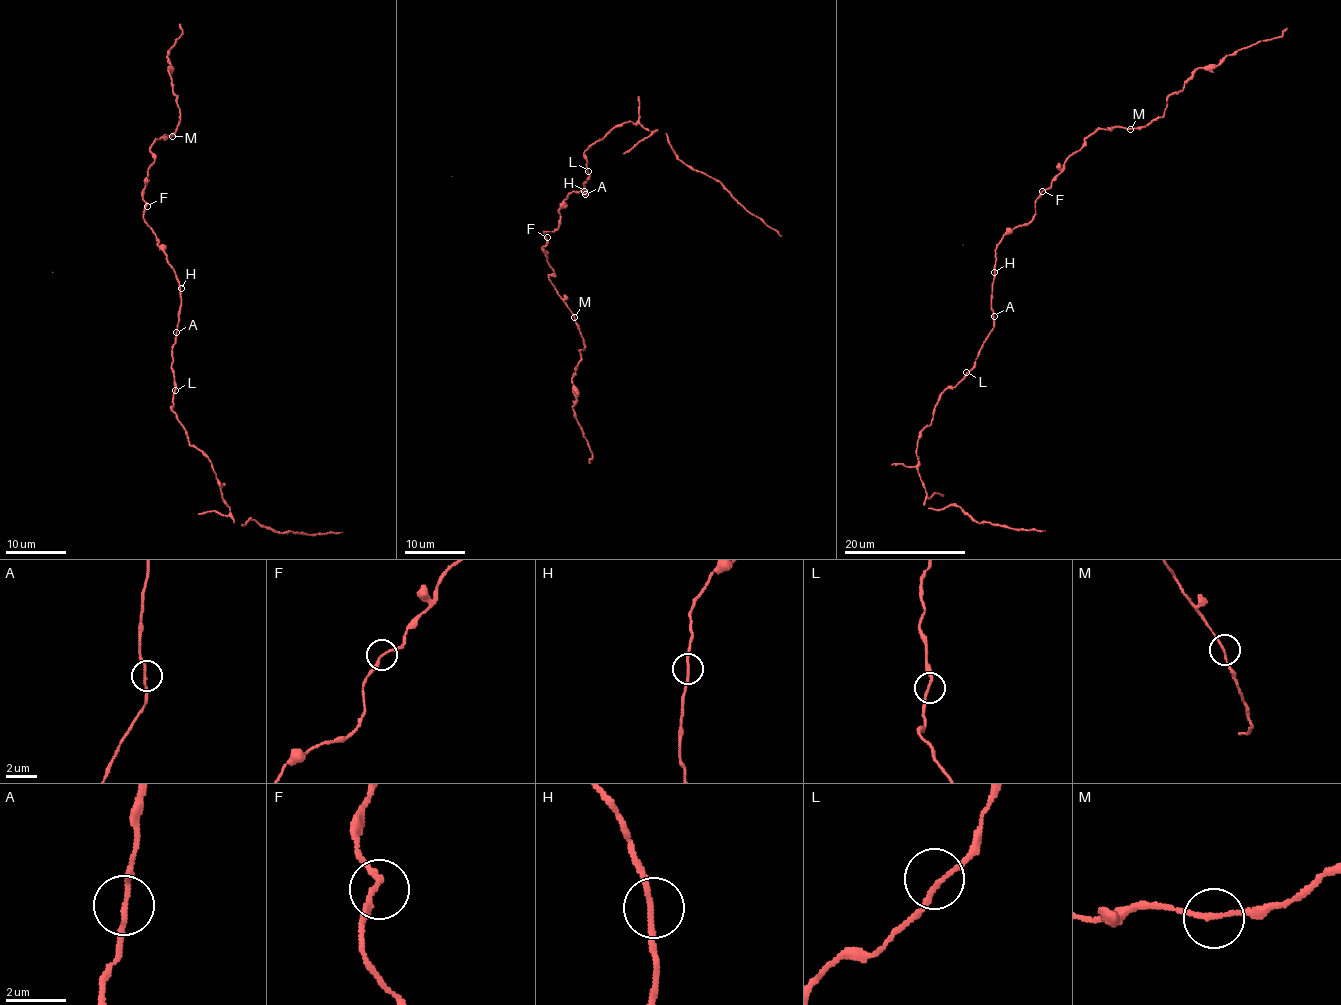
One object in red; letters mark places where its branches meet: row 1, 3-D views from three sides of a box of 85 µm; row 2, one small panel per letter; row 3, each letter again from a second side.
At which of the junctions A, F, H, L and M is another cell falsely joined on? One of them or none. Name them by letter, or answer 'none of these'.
none of these

